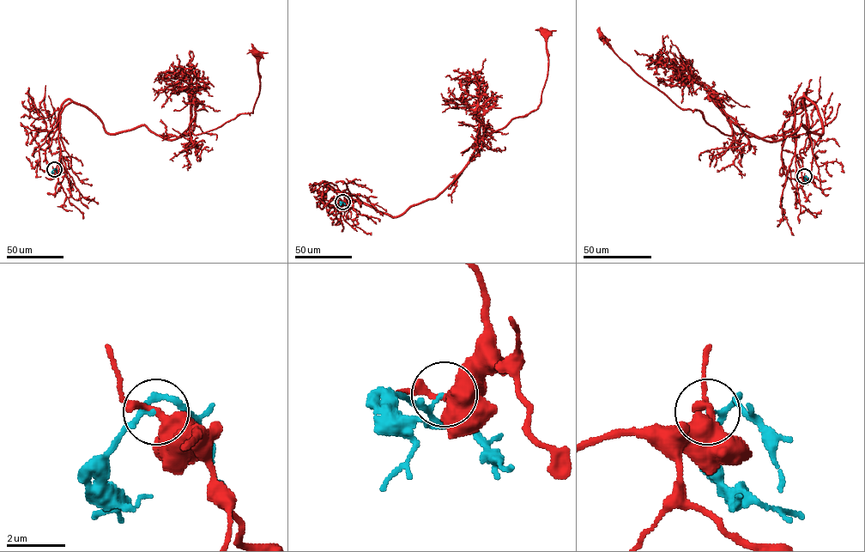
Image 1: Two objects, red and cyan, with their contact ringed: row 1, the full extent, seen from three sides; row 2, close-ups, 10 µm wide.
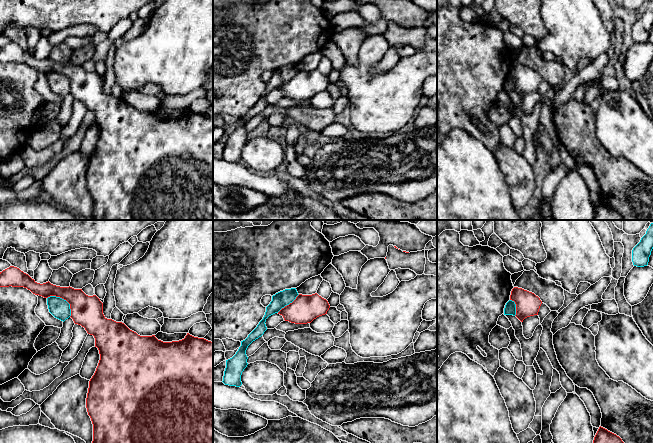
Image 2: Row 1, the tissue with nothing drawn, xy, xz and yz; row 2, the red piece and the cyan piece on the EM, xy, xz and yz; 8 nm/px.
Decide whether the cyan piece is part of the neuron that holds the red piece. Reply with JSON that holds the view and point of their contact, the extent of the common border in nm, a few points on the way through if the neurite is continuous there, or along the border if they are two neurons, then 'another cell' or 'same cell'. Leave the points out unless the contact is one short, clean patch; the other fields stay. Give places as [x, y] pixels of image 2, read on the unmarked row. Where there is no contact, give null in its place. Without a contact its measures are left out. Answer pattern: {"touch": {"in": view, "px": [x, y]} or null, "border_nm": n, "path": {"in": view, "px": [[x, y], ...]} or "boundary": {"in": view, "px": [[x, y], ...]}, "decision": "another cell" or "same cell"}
{"touch": {"in": "xy", "px": [64, 75]}, "border_nm": 240, "boundary": {"in": "xy", "px": [[47, 73], [59, 72], [63, 74], [69, 80], [71, 91]]}, "decision": "another cell"}

